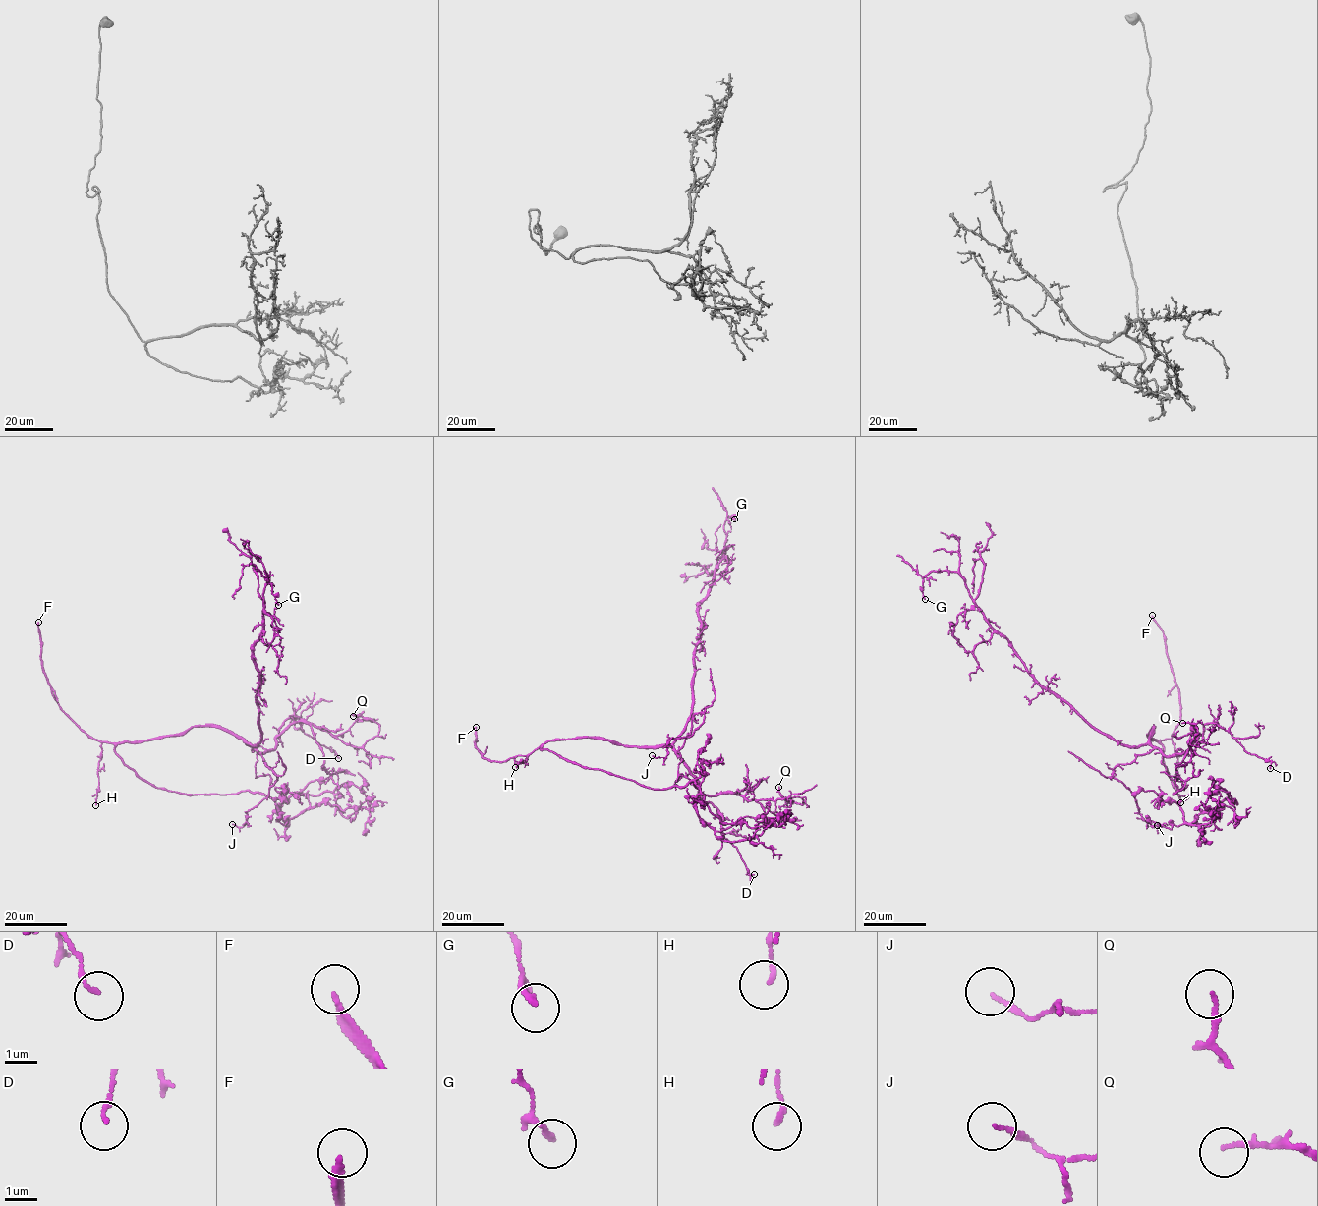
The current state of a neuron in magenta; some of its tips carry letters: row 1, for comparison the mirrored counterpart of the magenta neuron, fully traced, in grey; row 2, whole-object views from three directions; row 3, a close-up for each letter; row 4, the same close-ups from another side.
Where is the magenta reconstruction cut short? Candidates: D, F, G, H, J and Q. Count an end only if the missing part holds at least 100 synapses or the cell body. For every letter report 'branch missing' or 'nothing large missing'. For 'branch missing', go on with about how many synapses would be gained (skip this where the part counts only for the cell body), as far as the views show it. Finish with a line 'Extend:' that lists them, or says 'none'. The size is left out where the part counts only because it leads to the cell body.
D: nothing large missing
F: branch missing
G: nothing large missing
H: nothing large missing
J: nothing large missing
Q: nothing large missing
Extend: F

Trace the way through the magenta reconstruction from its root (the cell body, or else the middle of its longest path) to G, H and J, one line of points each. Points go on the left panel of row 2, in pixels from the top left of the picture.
G: (168, 736), (194, 726), (221, 726), (247, 742), (260, 740), (253, 645), (262, 630), (269, 575), (278, 605)
H: (168, 736), (142, 741), (103, 741), (95, 805)
J: (168, 736), (194, 726), (225, 728), (258, 752), (277, 775), (267, 796), (247, 811), (248, 823), (232, 824)

